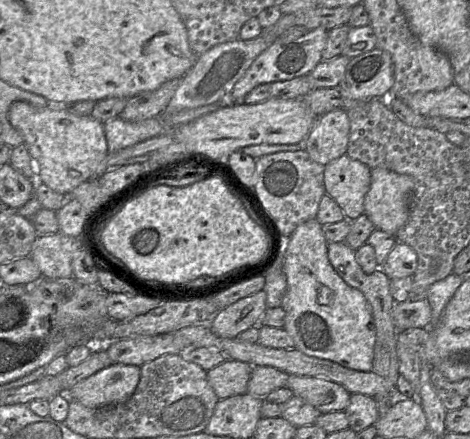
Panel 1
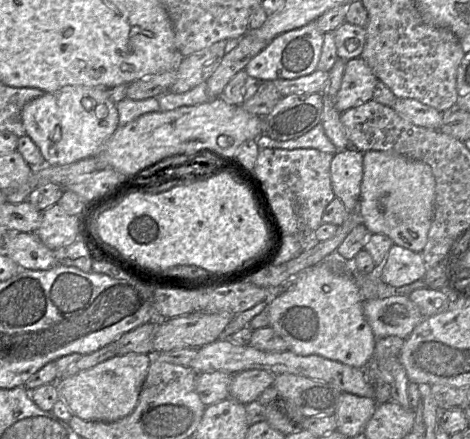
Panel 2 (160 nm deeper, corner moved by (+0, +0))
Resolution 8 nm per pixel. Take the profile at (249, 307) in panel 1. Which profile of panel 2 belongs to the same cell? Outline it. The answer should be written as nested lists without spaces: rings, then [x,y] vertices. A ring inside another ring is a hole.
[[[324,262],[308,267],[293,277],[284,290],[267,303],[266,312],[269,327],[297,355],[318,355],[360,369],[366,369],[372,362],[376,338],[363,313],[361,291],[352,278],[333,272]]]

